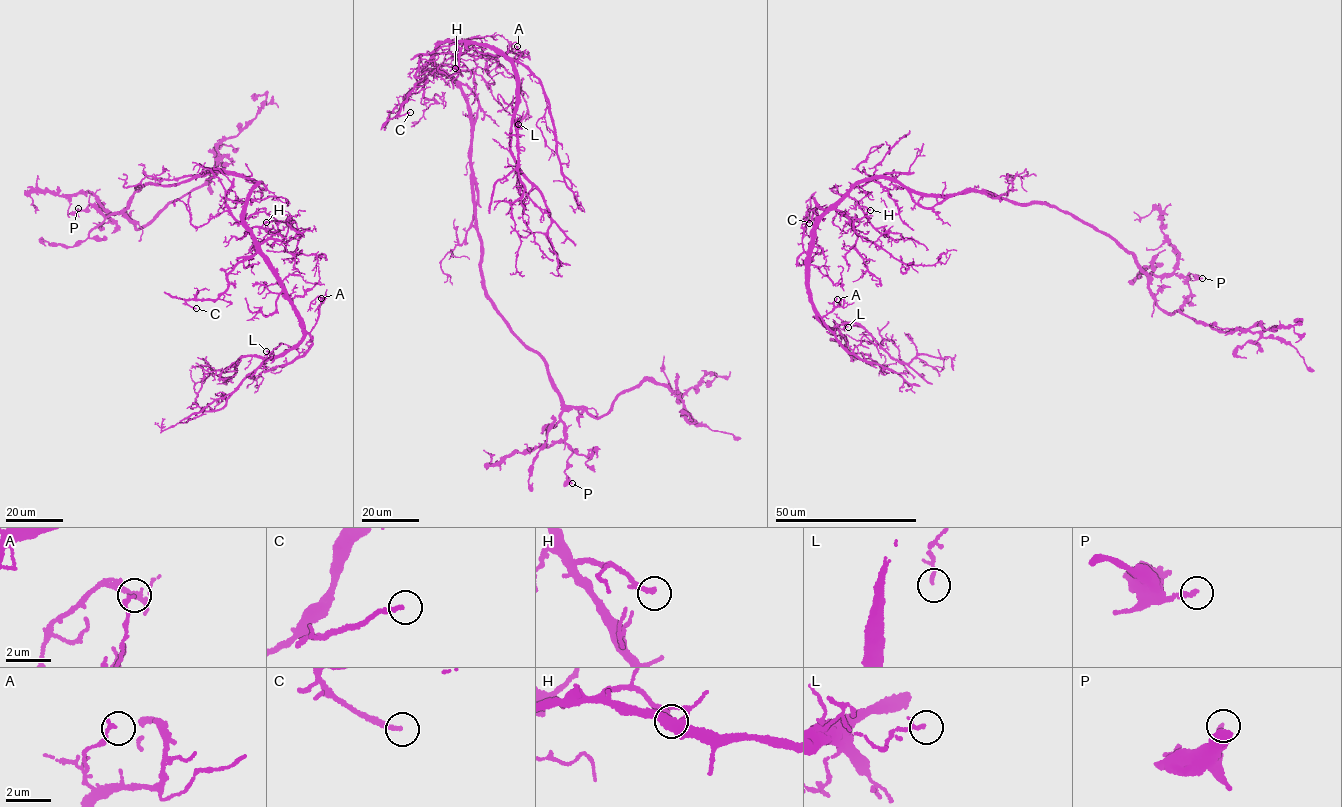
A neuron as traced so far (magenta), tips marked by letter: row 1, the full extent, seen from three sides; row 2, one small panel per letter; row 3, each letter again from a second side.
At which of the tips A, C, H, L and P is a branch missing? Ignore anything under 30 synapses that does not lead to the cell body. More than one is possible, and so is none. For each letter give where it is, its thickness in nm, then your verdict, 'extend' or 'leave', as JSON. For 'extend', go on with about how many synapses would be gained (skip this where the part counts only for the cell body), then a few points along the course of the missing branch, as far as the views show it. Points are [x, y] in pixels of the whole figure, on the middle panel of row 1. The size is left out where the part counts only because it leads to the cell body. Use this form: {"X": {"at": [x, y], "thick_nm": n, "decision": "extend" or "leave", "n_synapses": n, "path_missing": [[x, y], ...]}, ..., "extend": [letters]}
{"A": {"at": [517, 46], "thick_nm": 150, "decision": "leave"}, "C": {"at": [410, 112], "thick_nm": 190, "decision": "extend", "n_synapses": 35, "path_missing": [[410, 112], [415, 114], [437, 140], [443, 158], [452, 162]]}, "H": {"at": [455, 68], "thick_nm": 160, "decision": "leave"}, "L": {"at": [518, 124], "thick_nm": 100, "decision": "leave"}, "P": {"at": [572, 483], "thick_nm": 190, "decision": "leave"}, "extend": ["C"]}

